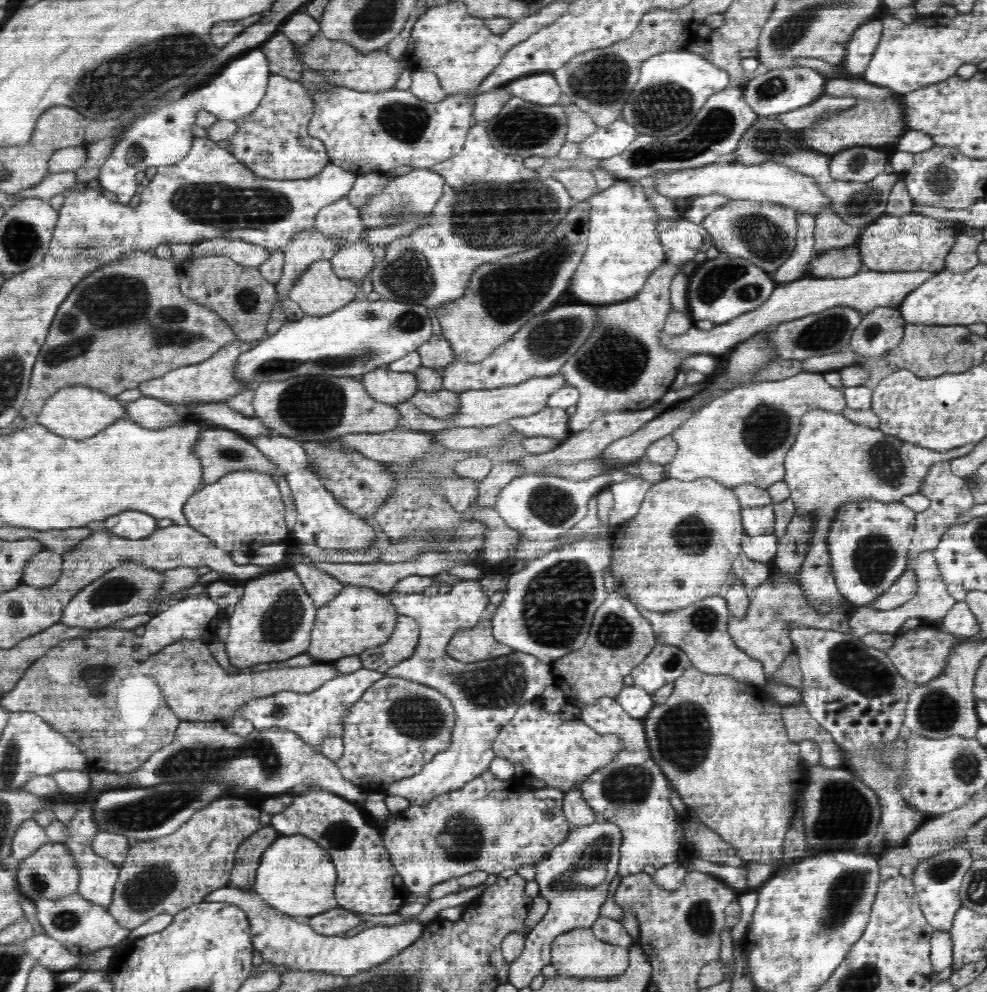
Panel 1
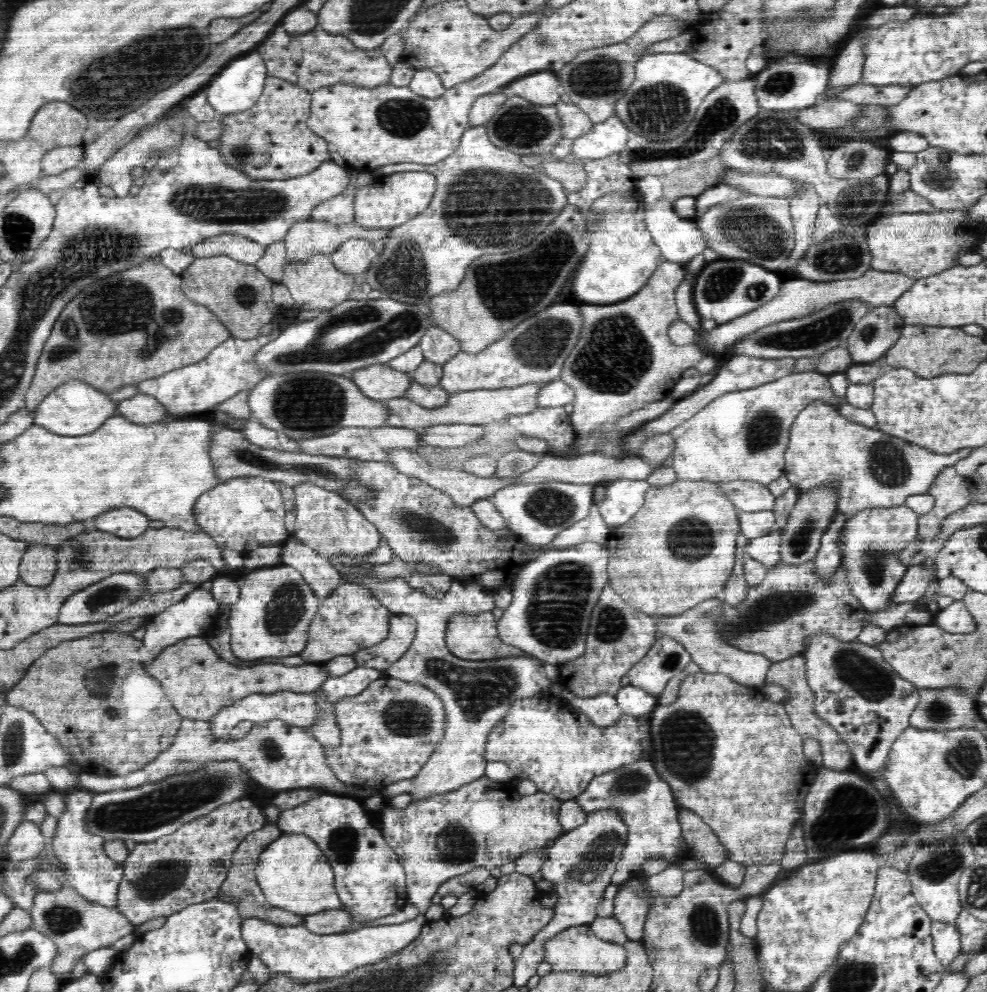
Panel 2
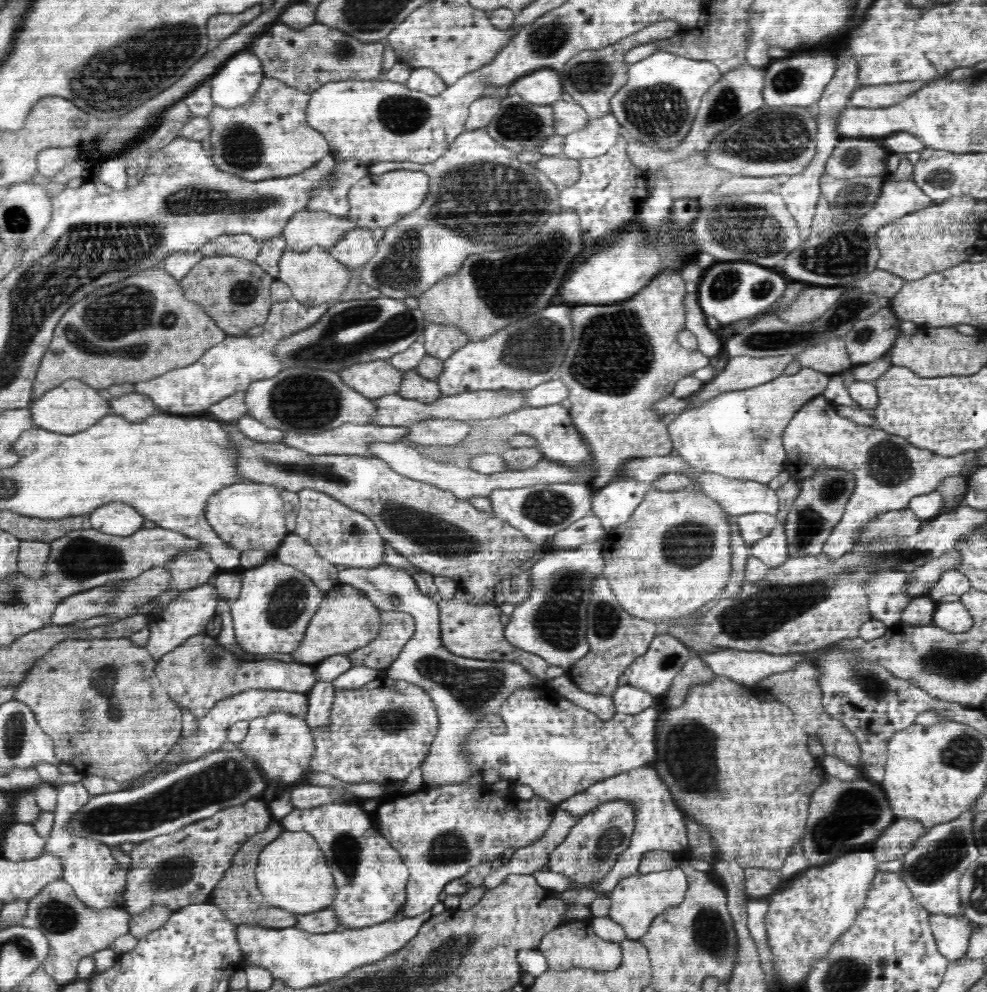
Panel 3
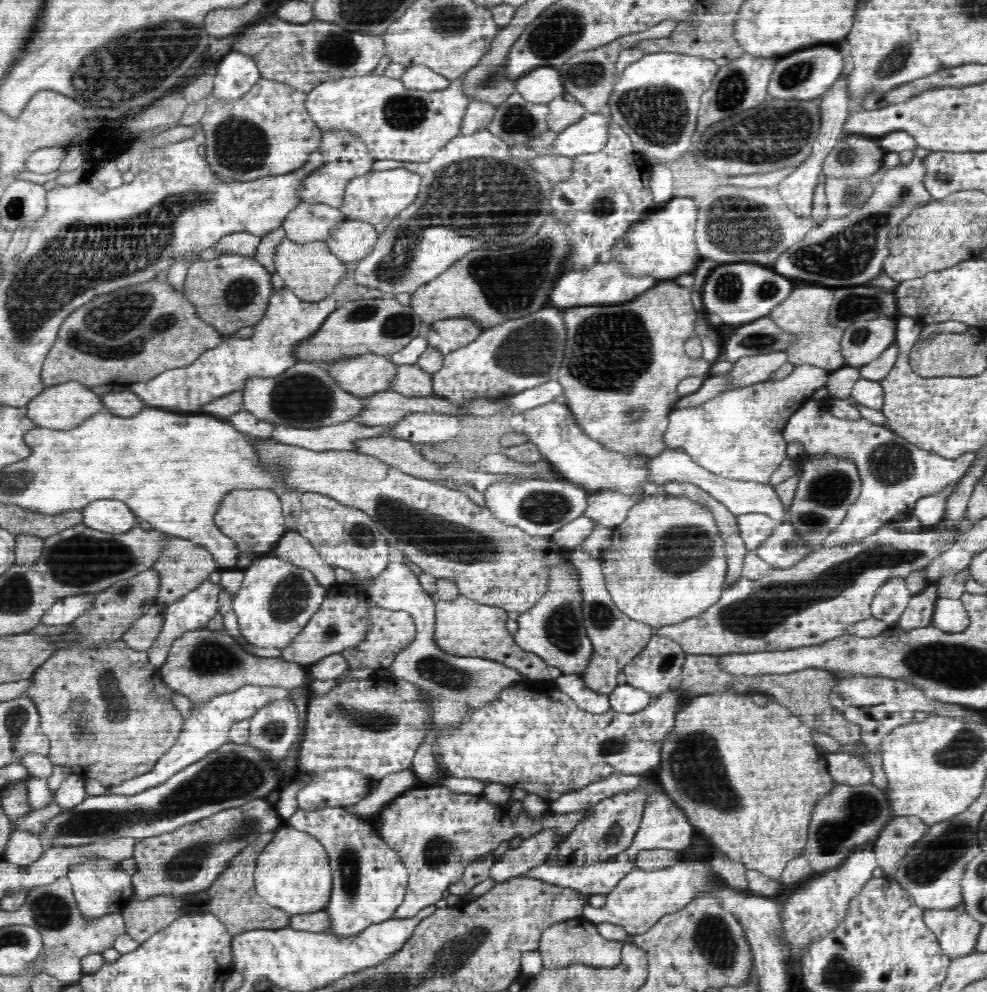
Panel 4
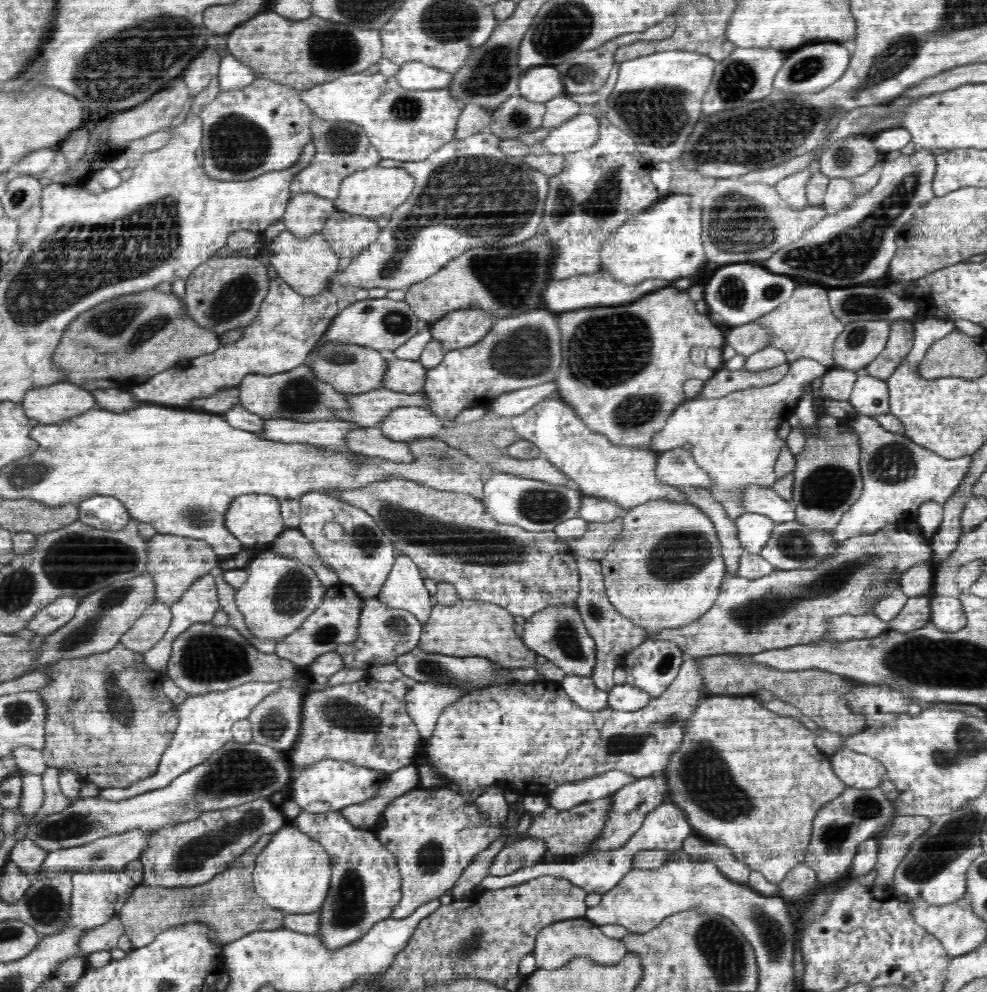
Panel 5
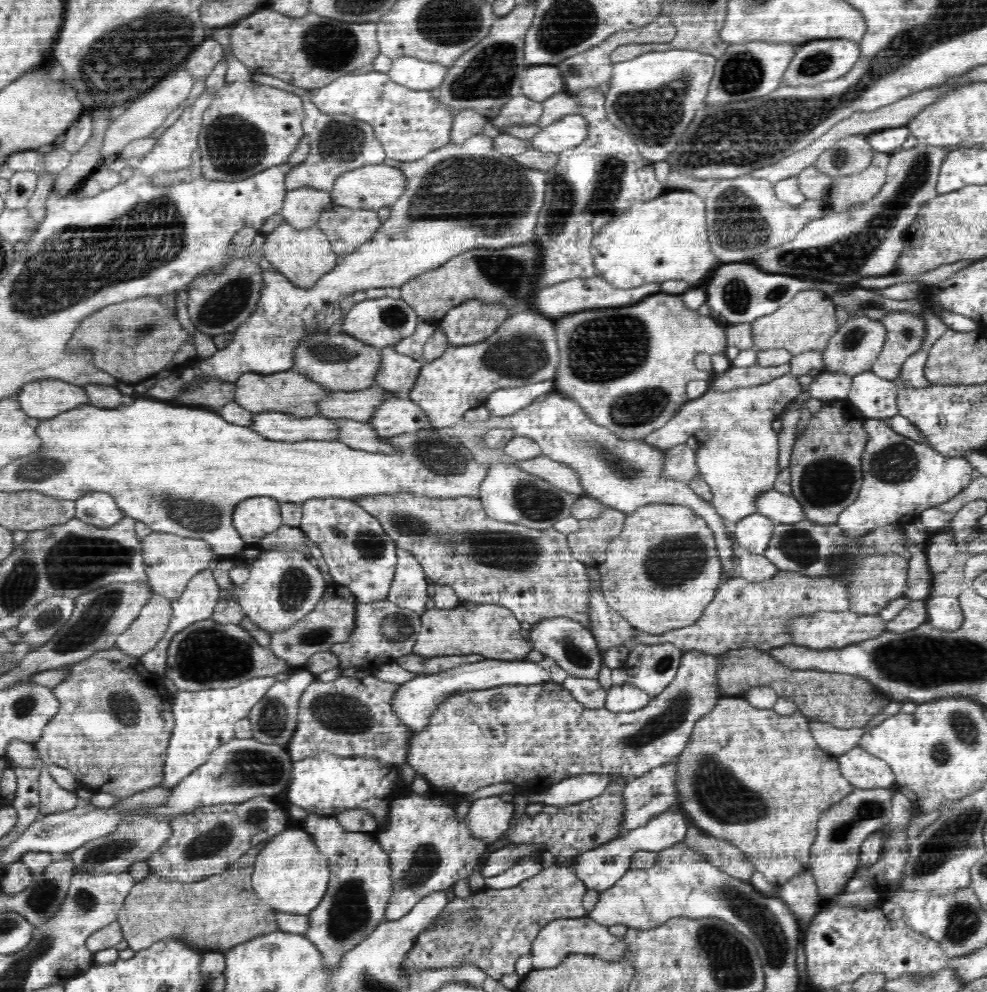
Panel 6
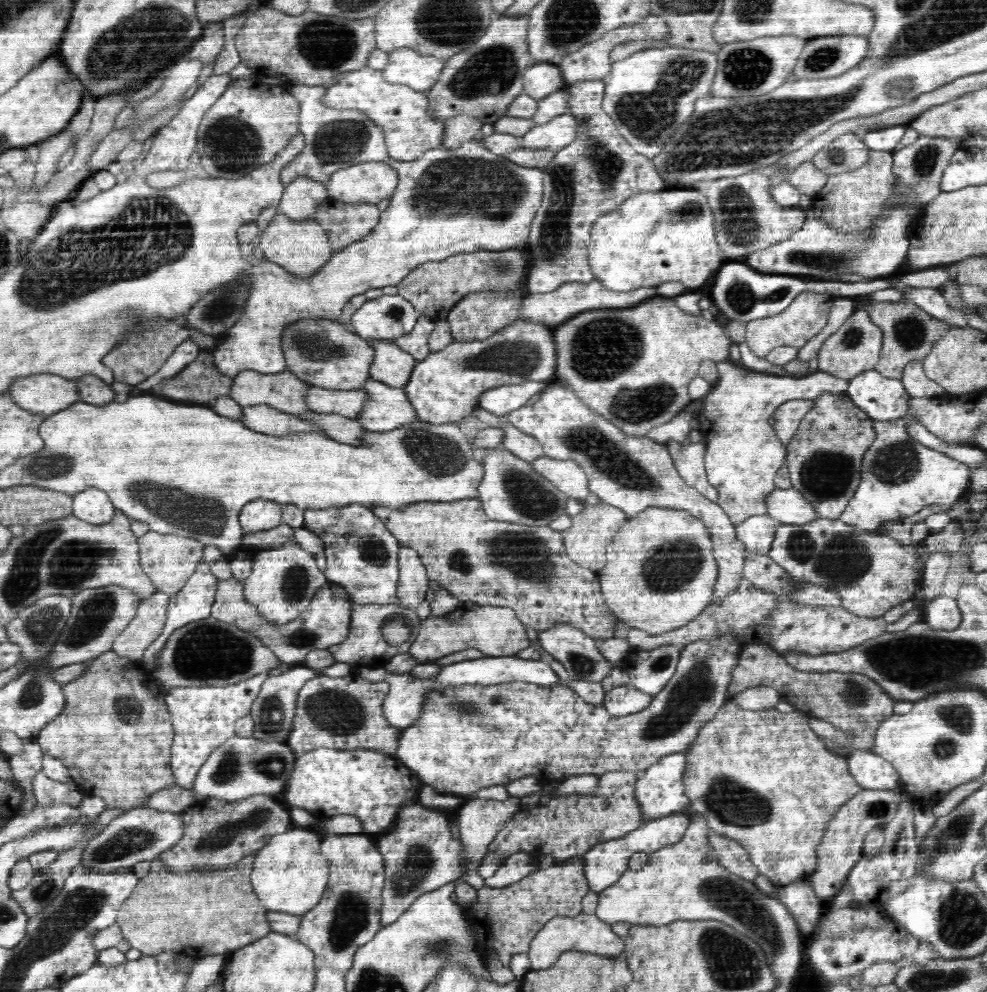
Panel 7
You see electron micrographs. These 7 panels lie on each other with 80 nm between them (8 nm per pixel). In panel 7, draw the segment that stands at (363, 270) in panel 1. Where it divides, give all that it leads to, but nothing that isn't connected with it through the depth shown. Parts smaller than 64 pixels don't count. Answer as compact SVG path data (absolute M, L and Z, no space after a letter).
M329 197L318 206L314 219L328 235L333 250L338 251L370 234L380 216L381 212L376 204L348 204L332 201Z

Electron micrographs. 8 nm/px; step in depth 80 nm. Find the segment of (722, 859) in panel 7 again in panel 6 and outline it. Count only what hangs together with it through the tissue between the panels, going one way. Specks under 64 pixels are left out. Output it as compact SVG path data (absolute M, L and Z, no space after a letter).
M690 826L684 842L692 851L703 852L712 864L734 878L748 881L756 872L740 848L720 837L703 834L698 828Z

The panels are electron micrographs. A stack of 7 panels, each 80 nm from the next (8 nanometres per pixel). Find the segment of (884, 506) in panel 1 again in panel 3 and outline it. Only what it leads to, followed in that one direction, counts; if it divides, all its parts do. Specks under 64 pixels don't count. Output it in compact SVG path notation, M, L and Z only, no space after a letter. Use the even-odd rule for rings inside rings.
M909 507L902 510L891 510L888 513L879 514L875 520L868 521L866 529L859 536L856 545L865 546L866 543L870 543L870 540L888 536L888 534L916 534L922 526L923 524L918 515ZM884 569L872 573L866 584L871 615L888 627L899 623L902 611L910 602L907 594L908 575L902 570Z

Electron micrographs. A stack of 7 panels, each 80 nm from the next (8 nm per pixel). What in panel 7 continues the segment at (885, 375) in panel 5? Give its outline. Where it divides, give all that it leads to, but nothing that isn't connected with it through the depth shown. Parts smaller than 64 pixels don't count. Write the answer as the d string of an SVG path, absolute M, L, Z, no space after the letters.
M912 301L874 302L868 312L872 322L878 325L883 333L880 361L876 364L875 370L887 378L901 379L906 364L912 360L924 360L931 353L936 342L950 329L945 321L932 317Z

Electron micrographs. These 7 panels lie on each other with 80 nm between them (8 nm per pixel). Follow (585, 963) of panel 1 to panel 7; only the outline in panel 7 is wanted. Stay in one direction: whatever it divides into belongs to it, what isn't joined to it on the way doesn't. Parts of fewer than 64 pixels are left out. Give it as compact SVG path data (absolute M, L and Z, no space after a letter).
M580 913L572 918L556 916L544 924L530 942L528 956L532 970L552 967L556 958L566 950L578 950L599 954L600 956L618 956L625 950L623 937L618 936L607 922L602 922L595 914Z

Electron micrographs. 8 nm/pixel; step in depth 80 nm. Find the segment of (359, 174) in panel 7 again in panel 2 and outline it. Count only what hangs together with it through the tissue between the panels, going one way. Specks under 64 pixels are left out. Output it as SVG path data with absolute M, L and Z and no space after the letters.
M426 171L380 175L353 191L354 220L366 229L391 229L408 222L428 206L436 192L436 177Z

